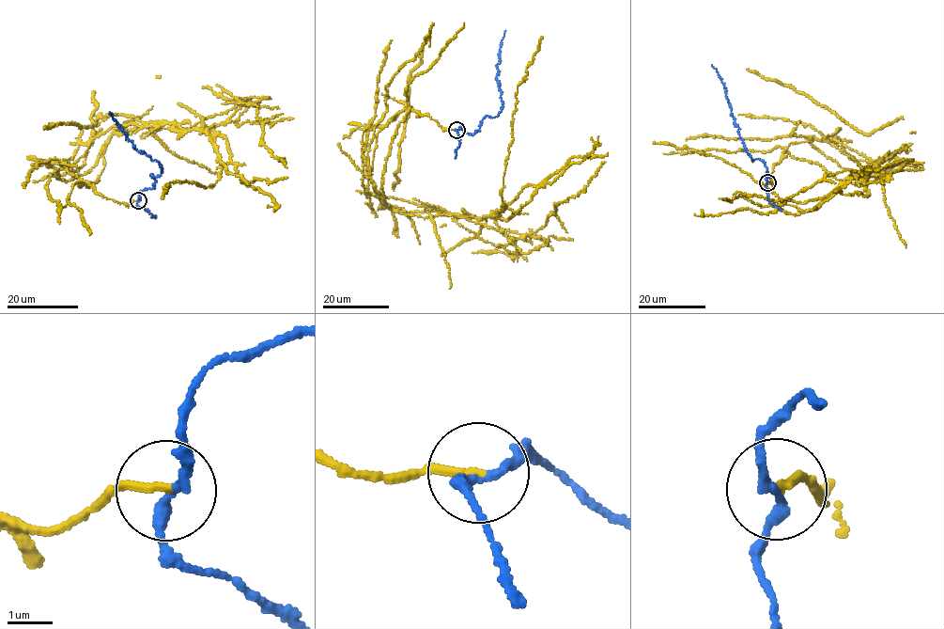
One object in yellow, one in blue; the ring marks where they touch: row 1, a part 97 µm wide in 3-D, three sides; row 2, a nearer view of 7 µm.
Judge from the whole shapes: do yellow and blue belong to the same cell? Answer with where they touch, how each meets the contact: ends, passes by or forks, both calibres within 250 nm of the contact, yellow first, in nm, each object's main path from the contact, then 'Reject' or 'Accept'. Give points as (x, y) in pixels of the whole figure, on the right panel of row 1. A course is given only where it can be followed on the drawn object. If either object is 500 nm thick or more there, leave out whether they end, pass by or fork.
Place: (767, 182). At the ring yellow ends. At the ring blue passes by. Thickness 170 nm (yellow) against 200 nm. Course of yellow: (767, 182), (791, 143), (878, 163), (889, 151), (864, 173), (897, 162), (864, 184), (777, 146), (663, 154). Course of blue: (767, 182), (766, 178), (770, 176), (769, 178), (760, 160), (752, 161), (745, 148), (720, 78), (711, 64). Reject

